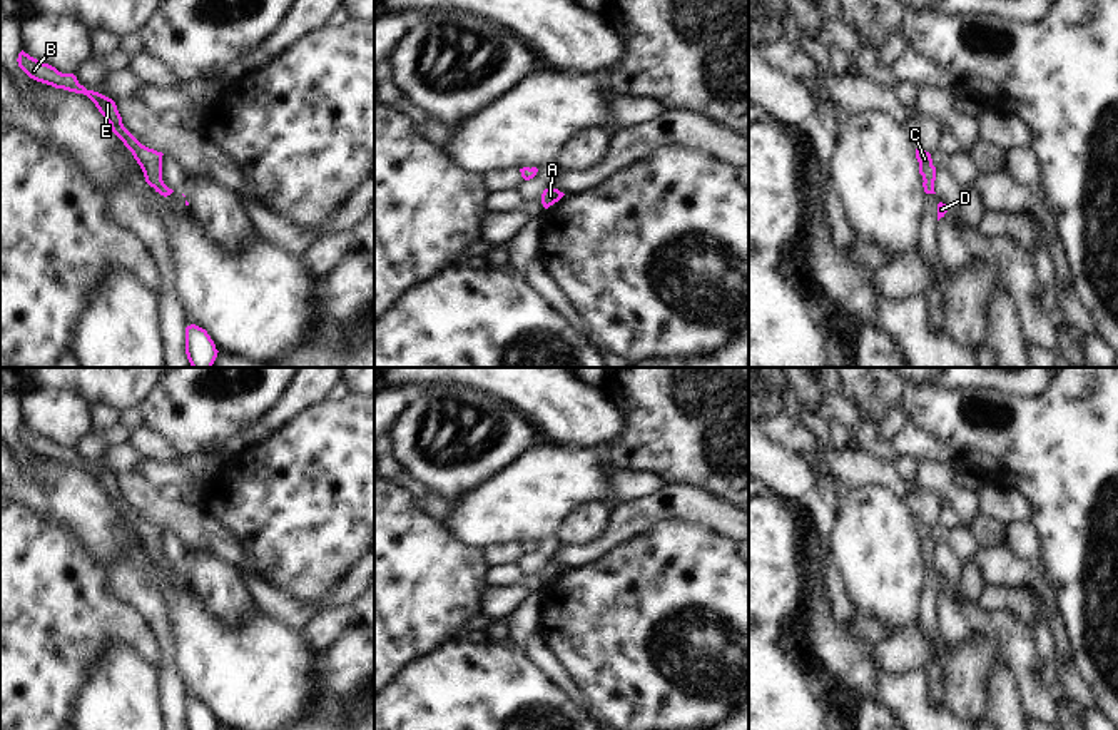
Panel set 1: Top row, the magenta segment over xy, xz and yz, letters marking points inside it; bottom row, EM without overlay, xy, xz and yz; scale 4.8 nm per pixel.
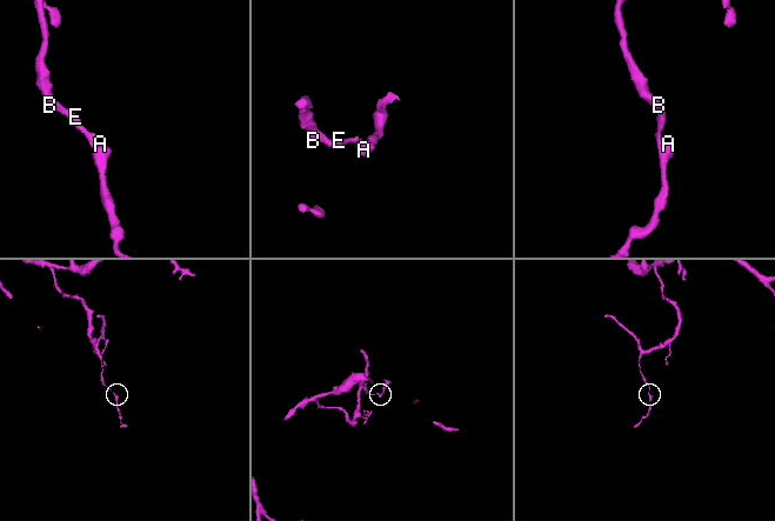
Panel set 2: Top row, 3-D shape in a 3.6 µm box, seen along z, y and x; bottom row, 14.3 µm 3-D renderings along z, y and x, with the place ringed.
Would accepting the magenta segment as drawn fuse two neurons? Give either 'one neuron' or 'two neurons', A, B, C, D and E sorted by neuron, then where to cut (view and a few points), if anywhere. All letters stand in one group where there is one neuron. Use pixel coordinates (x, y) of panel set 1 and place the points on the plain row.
one neuron; A B C D E; no cut

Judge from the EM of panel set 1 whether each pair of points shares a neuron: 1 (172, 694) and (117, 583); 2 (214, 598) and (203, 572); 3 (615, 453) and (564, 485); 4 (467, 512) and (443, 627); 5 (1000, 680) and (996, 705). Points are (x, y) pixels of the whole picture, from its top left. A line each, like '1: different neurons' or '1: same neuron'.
1: same neuron
2: same neuron
3: different neurons
4: different neurons
5: same neuron

